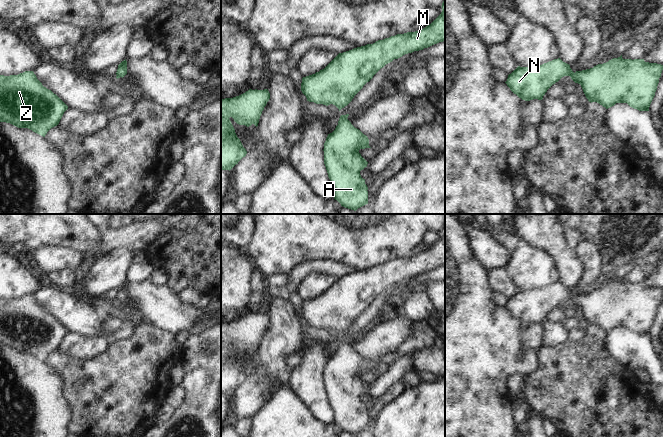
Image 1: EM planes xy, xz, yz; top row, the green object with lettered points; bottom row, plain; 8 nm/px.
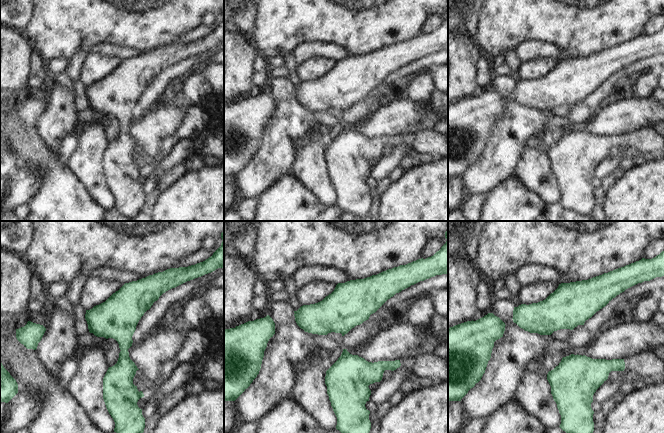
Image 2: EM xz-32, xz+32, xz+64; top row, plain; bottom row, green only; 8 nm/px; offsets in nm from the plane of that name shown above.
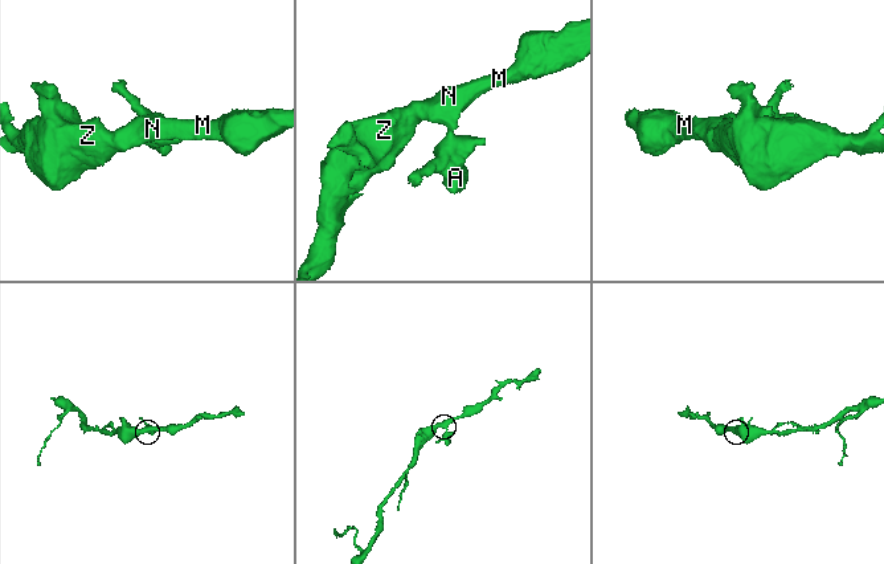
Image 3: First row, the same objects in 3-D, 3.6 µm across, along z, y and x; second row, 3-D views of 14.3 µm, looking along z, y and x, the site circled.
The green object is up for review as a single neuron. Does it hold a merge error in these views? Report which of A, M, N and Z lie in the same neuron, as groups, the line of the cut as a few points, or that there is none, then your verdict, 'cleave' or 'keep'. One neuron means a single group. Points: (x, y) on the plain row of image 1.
A M N Z; no cut; keep

